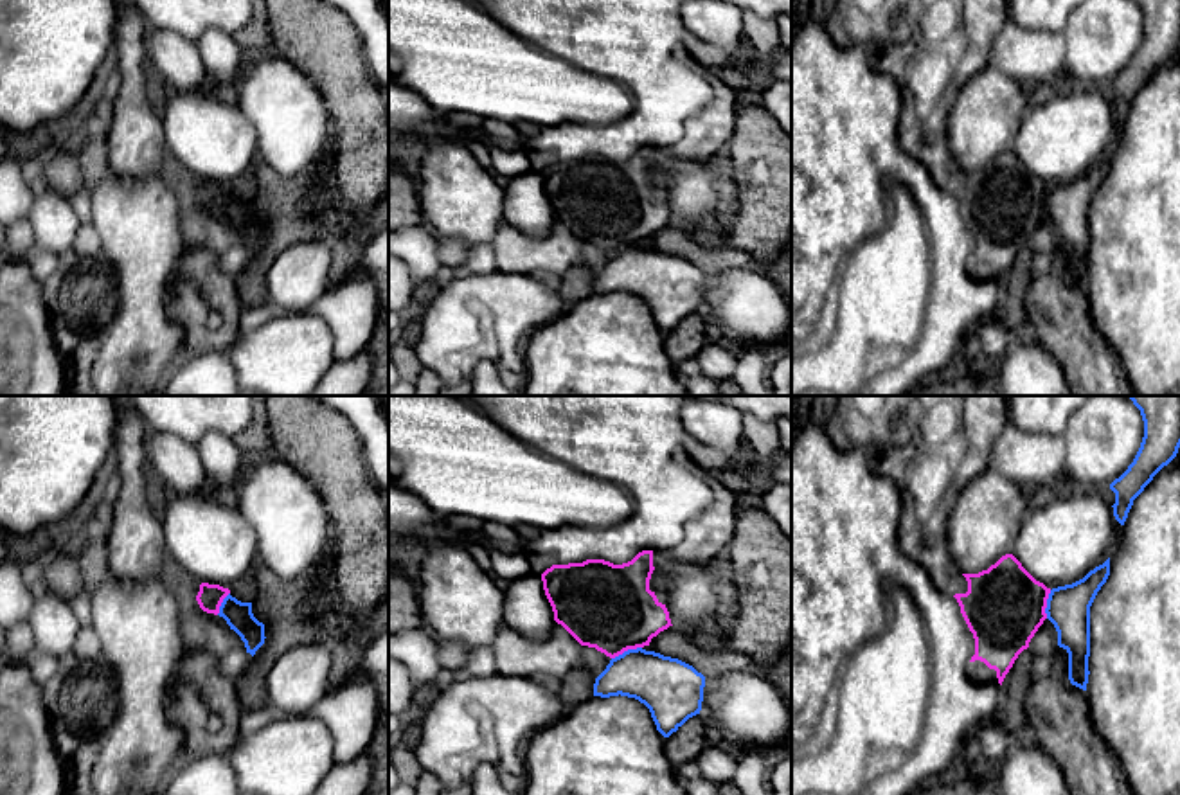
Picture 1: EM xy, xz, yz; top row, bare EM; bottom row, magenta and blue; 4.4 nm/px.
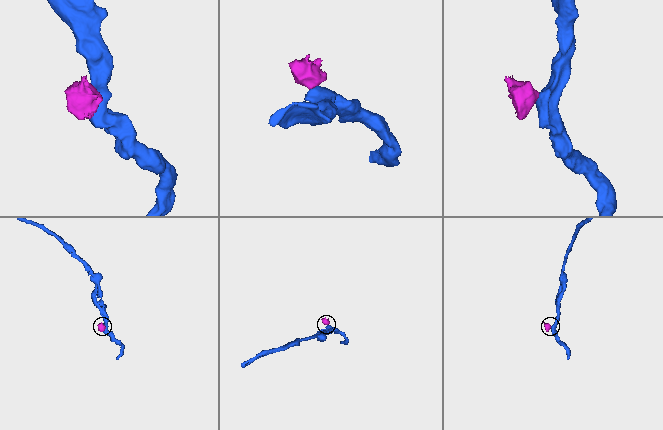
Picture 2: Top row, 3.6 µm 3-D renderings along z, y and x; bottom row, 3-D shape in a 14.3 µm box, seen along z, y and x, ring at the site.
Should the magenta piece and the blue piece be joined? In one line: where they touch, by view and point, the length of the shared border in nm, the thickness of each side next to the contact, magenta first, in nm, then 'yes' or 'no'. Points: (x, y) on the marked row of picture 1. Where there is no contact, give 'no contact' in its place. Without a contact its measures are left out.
xz (626, 650) | 150 nm | 380/260 nm | no

